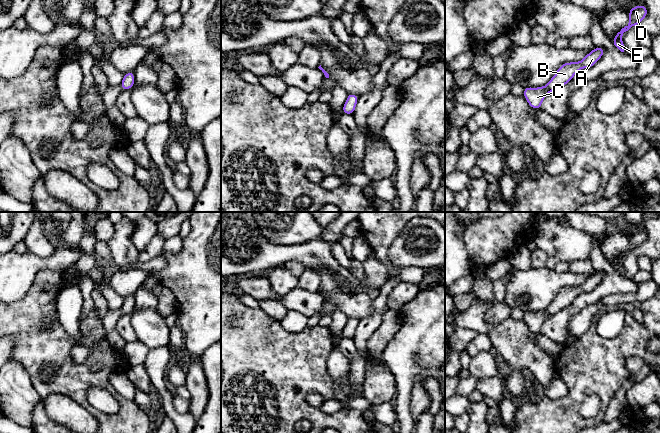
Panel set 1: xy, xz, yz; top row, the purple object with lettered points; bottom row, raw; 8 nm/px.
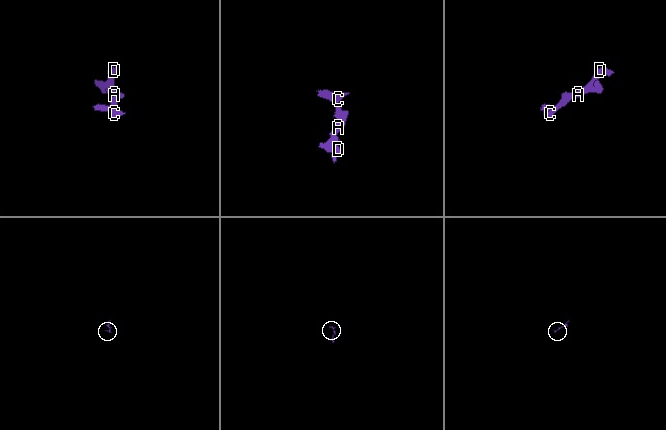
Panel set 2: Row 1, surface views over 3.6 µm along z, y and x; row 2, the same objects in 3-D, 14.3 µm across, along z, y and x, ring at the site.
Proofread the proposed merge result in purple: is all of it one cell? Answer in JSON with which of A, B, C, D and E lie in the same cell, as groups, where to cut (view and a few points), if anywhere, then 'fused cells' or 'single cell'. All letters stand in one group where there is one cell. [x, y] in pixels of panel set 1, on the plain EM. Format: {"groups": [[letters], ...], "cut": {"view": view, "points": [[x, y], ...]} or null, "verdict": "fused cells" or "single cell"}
{"groups": [["A", "B", "C", "D", "E"]], "cut": null, "verdict": "single cell"}

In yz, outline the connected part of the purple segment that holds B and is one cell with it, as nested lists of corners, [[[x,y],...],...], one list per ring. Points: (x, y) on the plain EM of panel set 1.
[[[597,271],[579,286],[563,287],[546,310],[537,312],[524,311],[523,320],[531,332],[535,334],[540,333],[544,322],[549,317],[556,314],[559,310],[568,308],[579,294],[594,290],[604,277],[604,272]]]

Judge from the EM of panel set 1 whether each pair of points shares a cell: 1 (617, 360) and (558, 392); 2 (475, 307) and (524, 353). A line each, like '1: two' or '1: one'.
1: two
2: one

